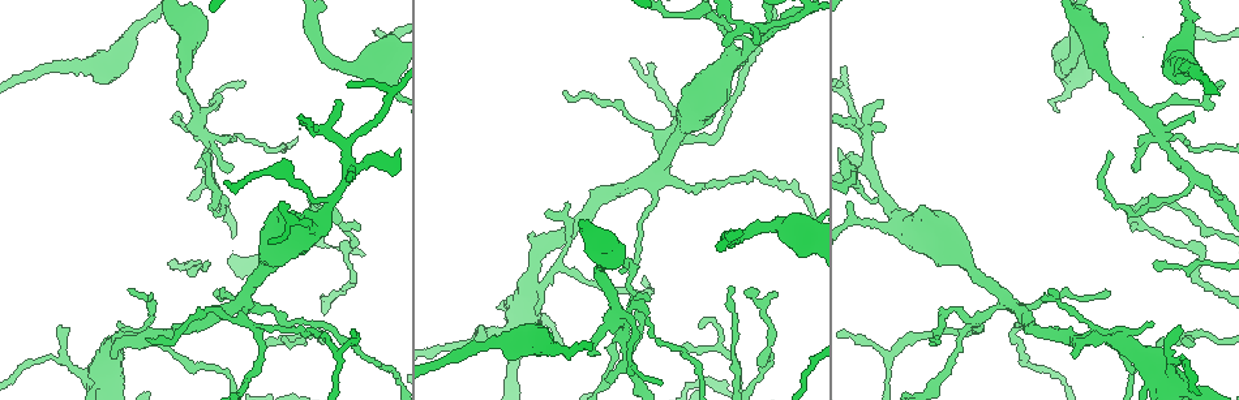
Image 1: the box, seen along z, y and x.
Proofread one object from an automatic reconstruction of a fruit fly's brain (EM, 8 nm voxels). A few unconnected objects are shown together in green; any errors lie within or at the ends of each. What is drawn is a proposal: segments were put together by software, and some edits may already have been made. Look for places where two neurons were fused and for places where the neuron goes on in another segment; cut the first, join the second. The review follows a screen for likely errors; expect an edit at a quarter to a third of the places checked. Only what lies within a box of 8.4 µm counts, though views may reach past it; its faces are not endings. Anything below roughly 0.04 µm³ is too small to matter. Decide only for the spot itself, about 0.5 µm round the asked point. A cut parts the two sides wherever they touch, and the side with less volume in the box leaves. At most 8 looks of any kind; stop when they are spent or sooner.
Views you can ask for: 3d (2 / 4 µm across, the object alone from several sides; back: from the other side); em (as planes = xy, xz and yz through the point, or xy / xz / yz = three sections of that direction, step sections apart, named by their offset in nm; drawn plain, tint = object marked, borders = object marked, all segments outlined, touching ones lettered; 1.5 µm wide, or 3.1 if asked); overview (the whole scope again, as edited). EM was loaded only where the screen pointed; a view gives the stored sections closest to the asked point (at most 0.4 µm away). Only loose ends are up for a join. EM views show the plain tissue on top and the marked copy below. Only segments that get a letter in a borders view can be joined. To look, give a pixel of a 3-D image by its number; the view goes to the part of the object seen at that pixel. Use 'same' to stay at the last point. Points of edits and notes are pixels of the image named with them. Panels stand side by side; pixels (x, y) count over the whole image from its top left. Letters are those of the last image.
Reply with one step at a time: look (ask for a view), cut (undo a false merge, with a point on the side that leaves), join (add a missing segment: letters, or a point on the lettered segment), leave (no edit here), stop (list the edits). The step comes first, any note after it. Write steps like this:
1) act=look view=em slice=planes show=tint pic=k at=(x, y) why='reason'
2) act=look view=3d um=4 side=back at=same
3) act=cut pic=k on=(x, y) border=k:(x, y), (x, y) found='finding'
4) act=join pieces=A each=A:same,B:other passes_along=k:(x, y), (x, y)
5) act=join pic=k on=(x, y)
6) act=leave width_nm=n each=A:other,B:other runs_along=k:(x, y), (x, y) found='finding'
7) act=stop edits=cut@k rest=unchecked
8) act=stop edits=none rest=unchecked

act=look view=em slice=planes show=borders pic=1 at=(178, 115)

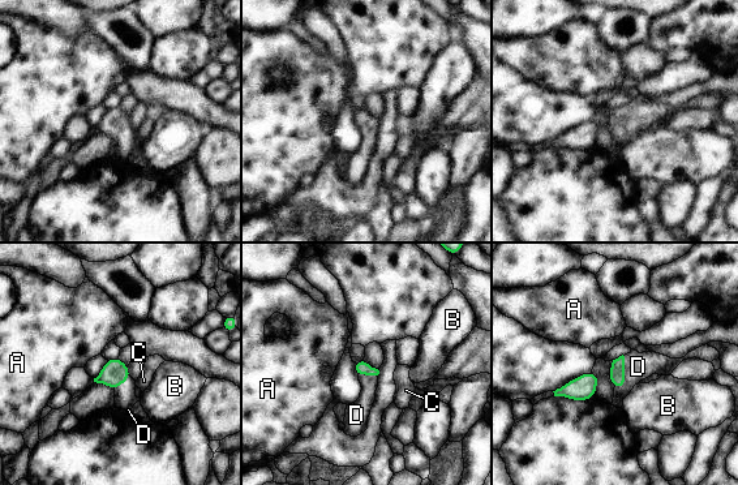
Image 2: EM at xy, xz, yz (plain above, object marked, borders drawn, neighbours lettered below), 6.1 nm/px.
act=join pieces=D width_nm=100 each=A:other,B:other,C:other,D:same passes_along=2:(617, 370), (623, 374), (638, 367) found='the neuron continues'

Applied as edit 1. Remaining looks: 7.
act=look view=3d um=4 pic=1 at=(1107, 291) why='free end'

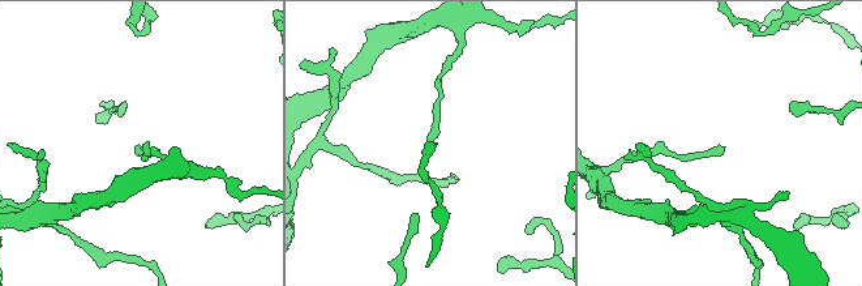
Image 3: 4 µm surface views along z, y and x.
act=look view=em slice=planes show=tint pic=3 at=(140, 145)

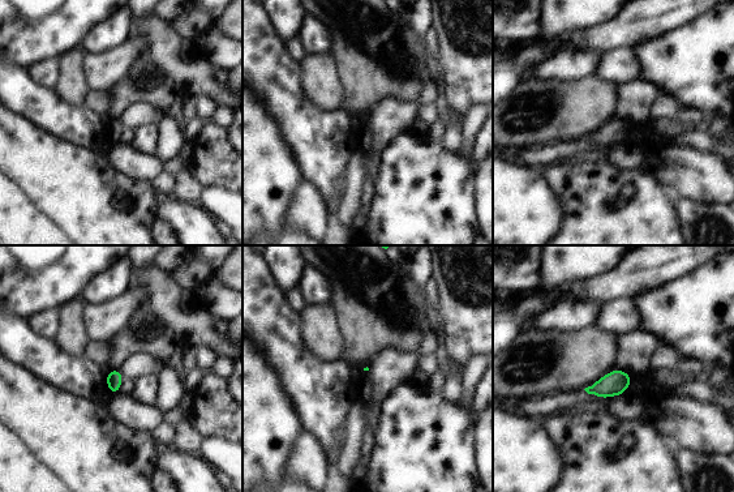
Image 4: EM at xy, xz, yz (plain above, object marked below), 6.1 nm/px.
act=look view=em slice=planes show=borders at=same why='what lies round it'

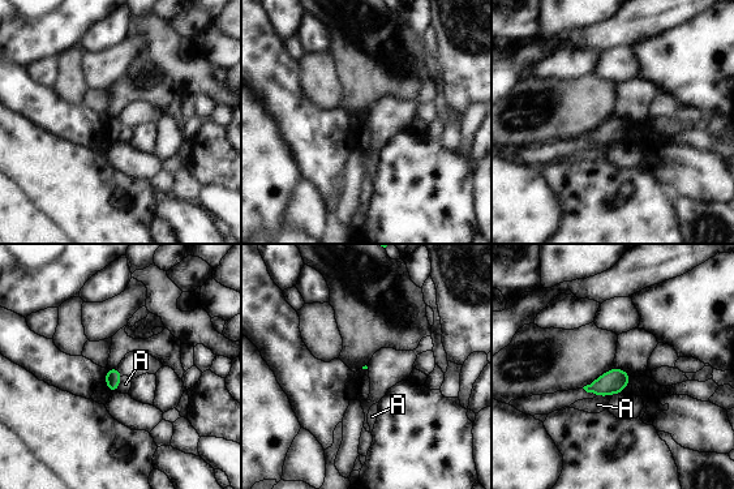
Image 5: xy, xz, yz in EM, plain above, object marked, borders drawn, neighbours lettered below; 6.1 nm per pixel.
act=leave each=A:other border=5:(123, 376), (116, 391) found='none of them fits'

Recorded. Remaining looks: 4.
act=stop edits=join@2 rest=unchecked

